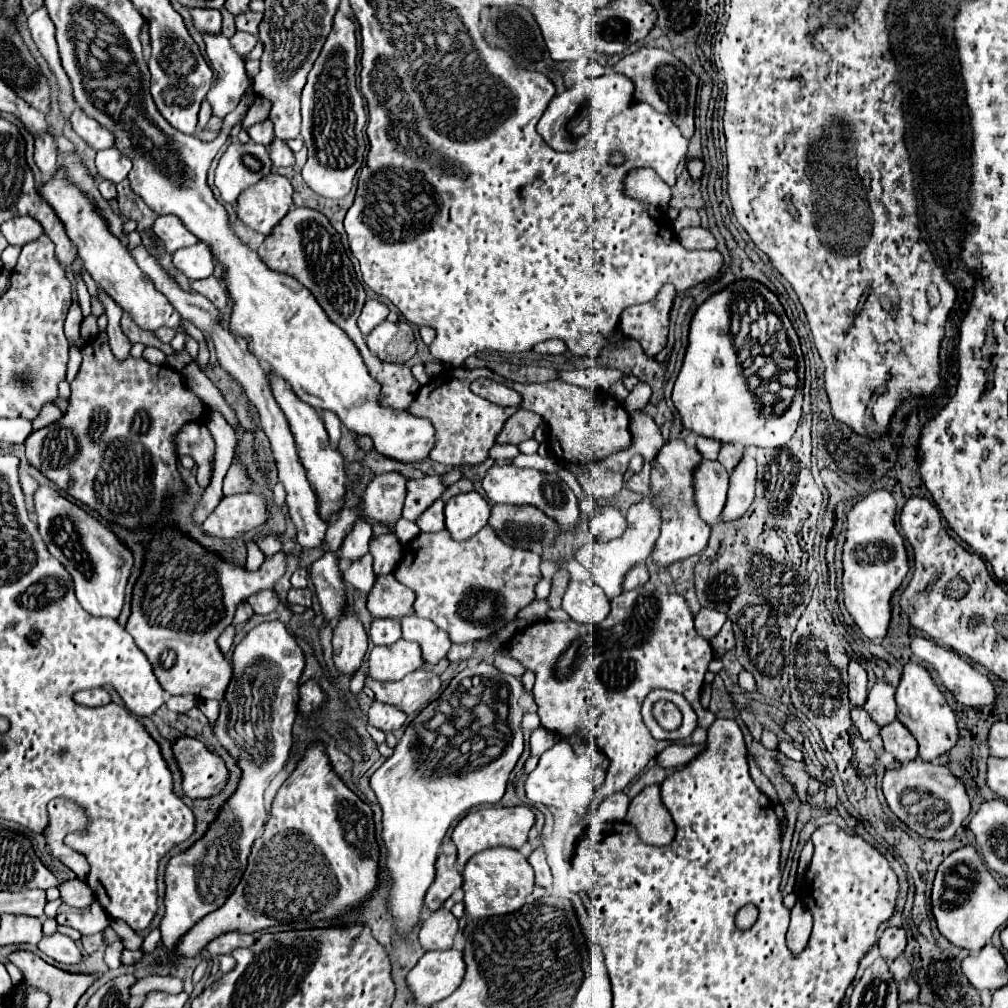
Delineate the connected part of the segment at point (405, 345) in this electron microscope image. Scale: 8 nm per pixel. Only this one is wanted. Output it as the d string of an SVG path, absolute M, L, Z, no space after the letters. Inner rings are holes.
M384 321L366 337L368 349L386 363L406 363L416 353L414 331L406 321Z

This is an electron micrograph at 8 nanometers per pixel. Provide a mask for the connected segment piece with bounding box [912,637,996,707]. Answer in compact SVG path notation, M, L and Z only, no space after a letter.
M916 637L912 641L912 653L916 657L920 657L922 661L934 665L934 669L938 671L944 687L954 695L954 699L962 705L968 705L968 707L986 707L986 705L994 705L996 701L996 693L994 693L994 687L990 683L990 679L986 675L982 675L980 671L976 671L970 663L966 663L960 655L956 655L954 651L950 649L944 649L940 647L936 641L932 639L924 639L924 637Z

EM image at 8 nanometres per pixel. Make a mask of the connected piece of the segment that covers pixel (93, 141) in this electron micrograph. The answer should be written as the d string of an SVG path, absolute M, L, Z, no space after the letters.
M78 107L70 115L70 125L96 151L108 149L114 145L114 135L108 129L104 129L102 125L98 125L98 121L94 121L86 113L82 113L82 109L78 109Z

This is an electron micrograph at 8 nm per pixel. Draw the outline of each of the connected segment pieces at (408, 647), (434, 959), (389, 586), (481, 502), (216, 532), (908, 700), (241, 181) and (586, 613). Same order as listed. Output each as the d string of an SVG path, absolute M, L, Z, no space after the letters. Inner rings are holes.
M400 639L390 647L374 647L370 651L368 663L370 663L368 677L386 683L386 681L398 681L408 673L420 669L424 661L418 643Z
M458 949L428 951L408 973L406 981L418 1005L434 1005L450 997L464 977L464 959Z
M392 573L380 575L368 593L368 609L372 617L402 619L414 611L414 599L416 595L406 585L396 581Z
M476 491L452 497L446 503L446 529L456 541L474 537L490 517L488 501Z
M242 493L222 497L218 507L204 521L204 533L220 539L240 539L268 521L268 507L262 495Z
M908 663L904 667L900 685L896 689L896 703L898 703L898 719L916 737L916 741L920 745L918 755L924 761L934 761L936 757L940 757L942 753L950 751L956 745L956 741L958 741L956 717L954 717L952 709L948 707L944 695L940 693L936 683L932 681L930 673L922 665Z
M232 141L216 167L216 187L226 203L236 205L238 195L246 187L256 185L262 177L266 177L270 169L272 161L266 147L254 141Z
M570 581L562 599L562 609L576 623L596 625L610 613L610 601L592 581Z

